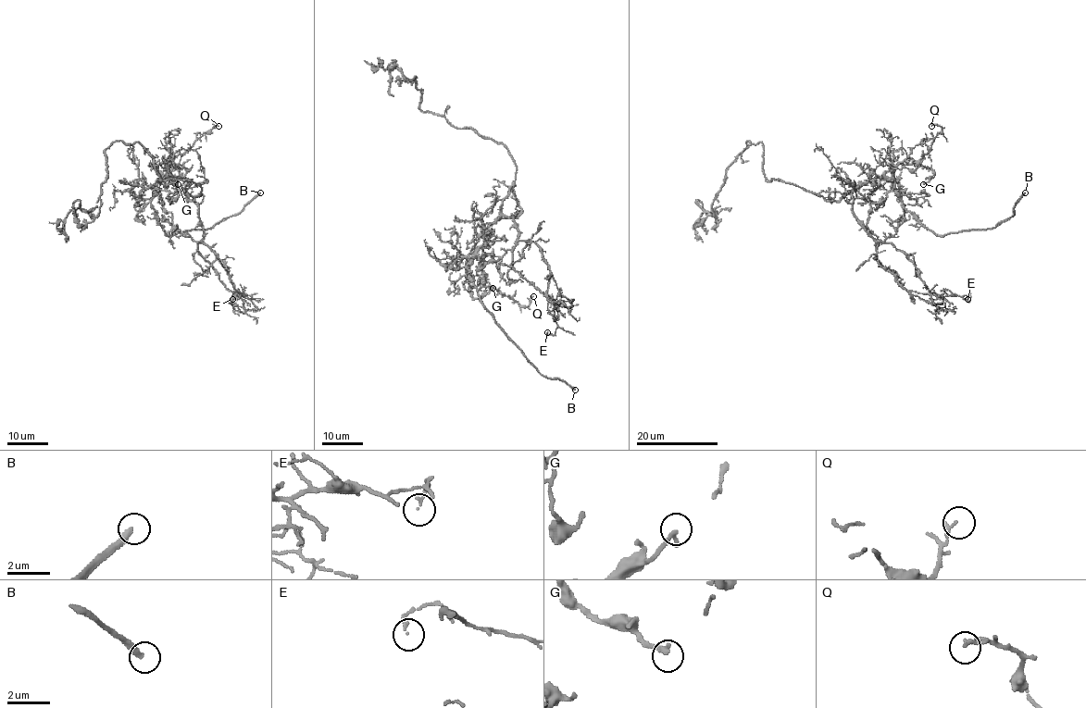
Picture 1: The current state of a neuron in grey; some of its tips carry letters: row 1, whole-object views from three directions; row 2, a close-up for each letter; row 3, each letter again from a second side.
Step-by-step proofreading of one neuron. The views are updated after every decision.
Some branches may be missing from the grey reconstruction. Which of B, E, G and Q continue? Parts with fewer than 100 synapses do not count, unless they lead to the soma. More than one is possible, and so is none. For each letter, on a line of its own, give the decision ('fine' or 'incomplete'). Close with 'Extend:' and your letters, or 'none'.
B: incomplete
E: fine
G: fine
Q: fine
Extend: B

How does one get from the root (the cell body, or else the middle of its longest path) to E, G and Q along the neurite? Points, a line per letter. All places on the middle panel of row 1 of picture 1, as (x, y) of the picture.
E: (516, 172), (502, 213), (513, 217), (518, 231), (513, 267), (554, 305), (557, 328), (554, 335), (547, 332)
G: (516, 172), (502, 213), (487, 229), (487, 240), (466, 259), (464, 287), (470, 295), (479, 299), (493, 288)
Q: (516, 172), (477, 256), (485, 286), (520, 305), (533, 296)

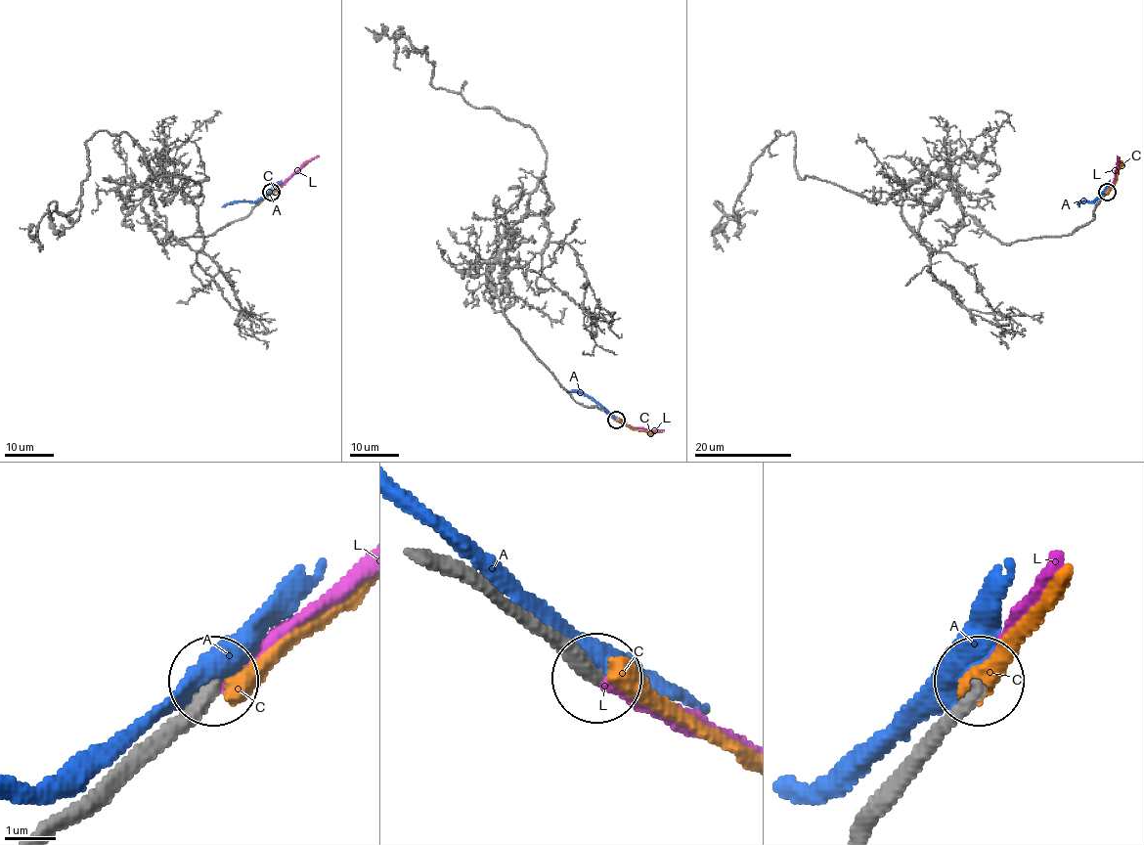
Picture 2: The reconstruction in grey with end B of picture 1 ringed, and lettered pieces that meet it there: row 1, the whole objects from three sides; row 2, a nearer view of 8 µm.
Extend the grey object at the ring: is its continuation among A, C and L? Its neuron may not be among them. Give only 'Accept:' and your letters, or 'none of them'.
Accept: L

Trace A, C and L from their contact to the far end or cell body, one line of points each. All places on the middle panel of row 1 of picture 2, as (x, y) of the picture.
A: (614, 419), (586, 396), (566, 392)
C: (616, 420), (638, 429), (661, 432)
L: (615, 420), (634, 427), (664, 429)

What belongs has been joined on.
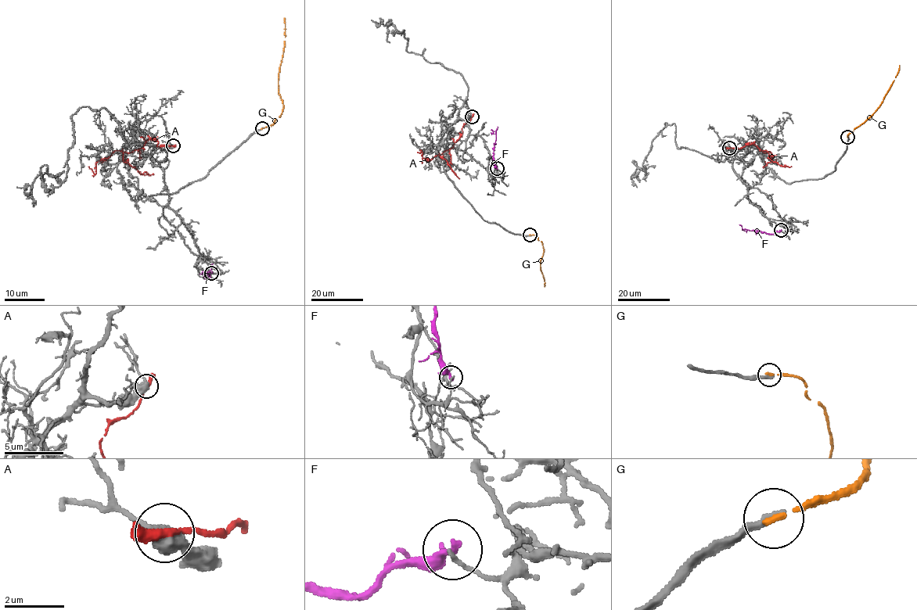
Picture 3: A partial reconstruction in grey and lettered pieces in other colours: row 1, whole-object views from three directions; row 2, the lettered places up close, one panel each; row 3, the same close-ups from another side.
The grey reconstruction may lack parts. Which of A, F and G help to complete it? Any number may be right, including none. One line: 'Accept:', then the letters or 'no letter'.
Accept: no letter

